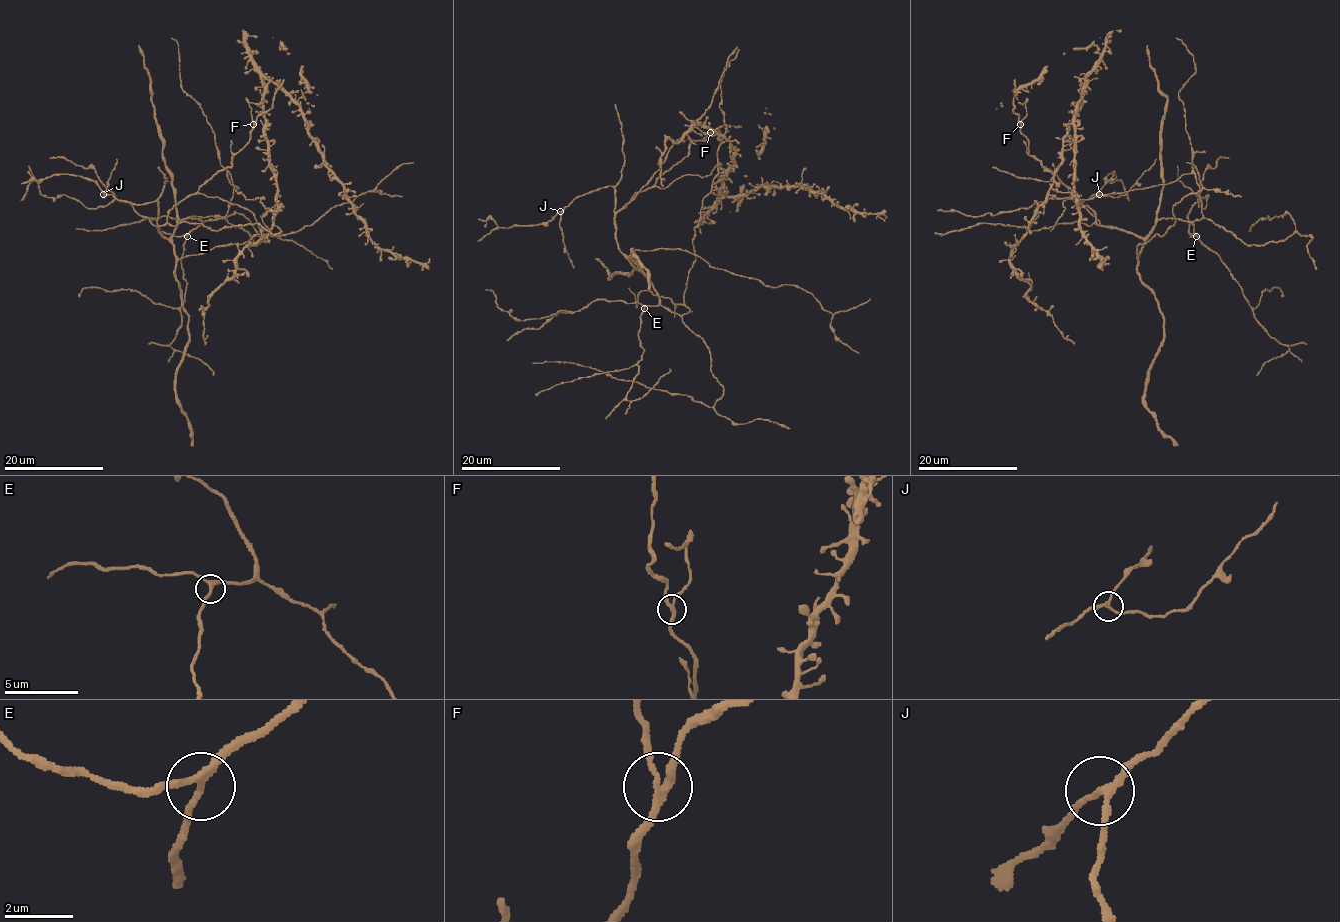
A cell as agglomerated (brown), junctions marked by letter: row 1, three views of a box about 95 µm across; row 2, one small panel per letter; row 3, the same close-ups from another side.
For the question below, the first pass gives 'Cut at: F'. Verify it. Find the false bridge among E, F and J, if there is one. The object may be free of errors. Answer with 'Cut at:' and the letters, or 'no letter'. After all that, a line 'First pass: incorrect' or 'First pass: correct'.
Cut at: F
First pass: correct

